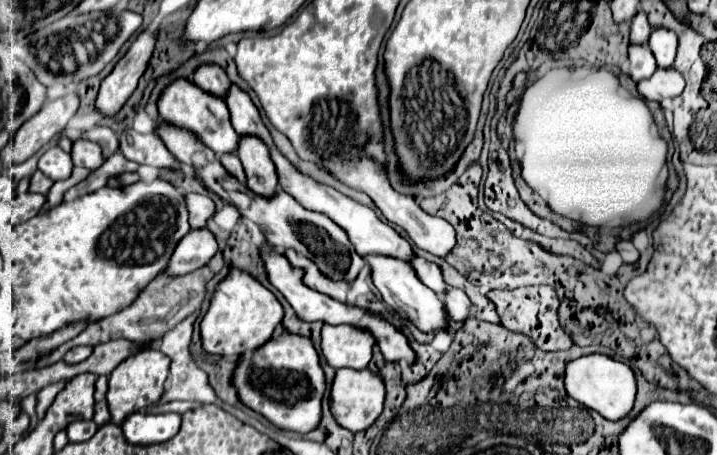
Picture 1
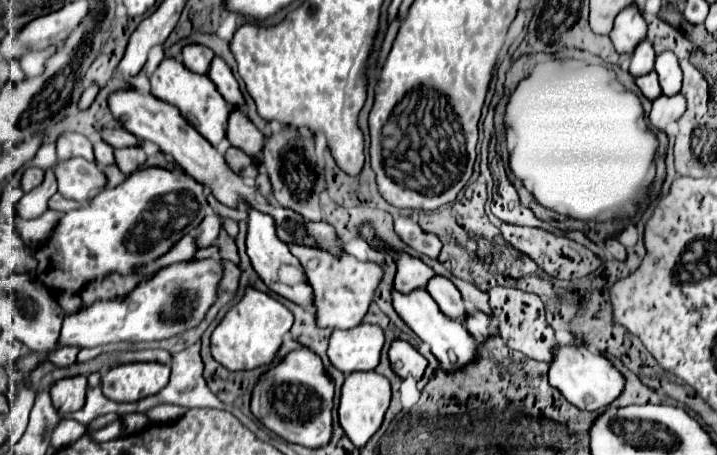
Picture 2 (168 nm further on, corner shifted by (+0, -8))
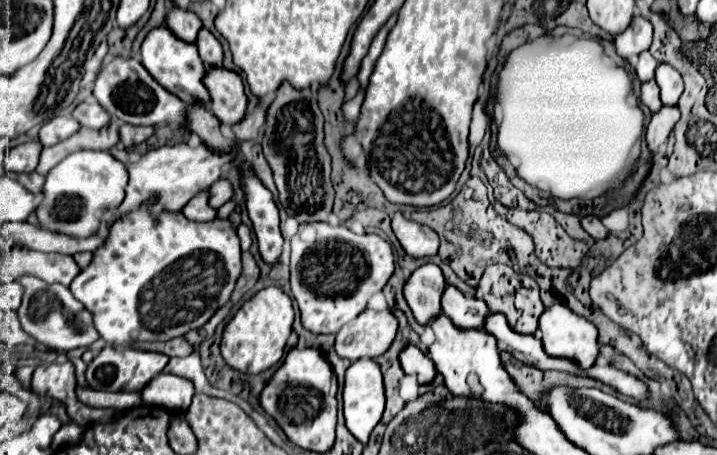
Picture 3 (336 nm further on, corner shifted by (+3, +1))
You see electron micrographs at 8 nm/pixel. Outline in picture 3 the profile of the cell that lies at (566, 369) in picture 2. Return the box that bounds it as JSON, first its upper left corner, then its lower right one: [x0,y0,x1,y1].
[540,305,600,371]

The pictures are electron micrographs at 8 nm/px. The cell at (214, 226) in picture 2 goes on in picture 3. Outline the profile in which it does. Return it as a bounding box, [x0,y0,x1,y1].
[208,179,232,209]

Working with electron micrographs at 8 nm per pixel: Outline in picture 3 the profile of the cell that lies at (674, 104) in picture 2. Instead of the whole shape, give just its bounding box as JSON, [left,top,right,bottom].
[646,105,680,159]

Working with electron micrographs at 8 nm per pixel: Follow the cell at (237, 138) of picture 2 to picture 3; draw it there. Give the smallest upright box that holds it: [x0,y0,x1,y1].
[204,67,246,125]

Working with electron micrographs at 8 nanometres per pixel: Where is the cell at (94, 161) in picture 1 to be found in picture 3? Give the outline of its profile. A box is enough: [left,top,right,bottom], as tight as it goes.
[40,117,80,147]

